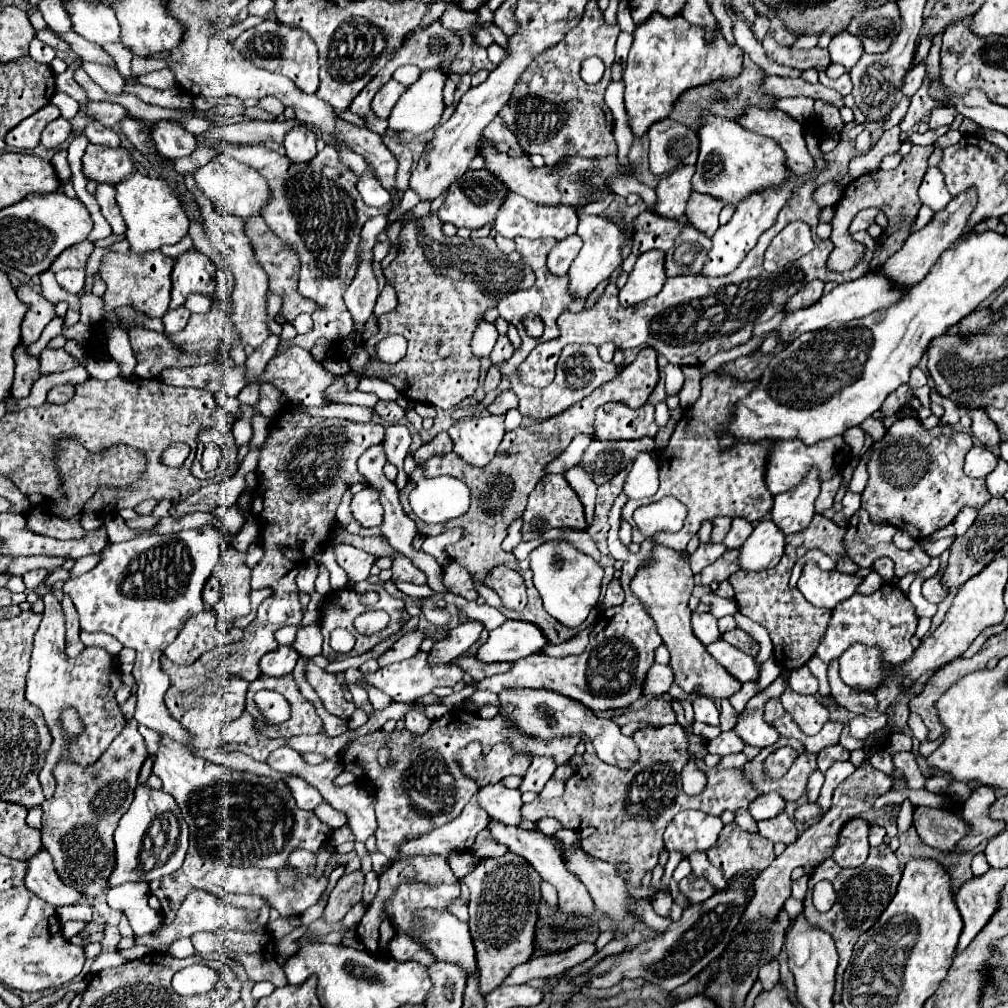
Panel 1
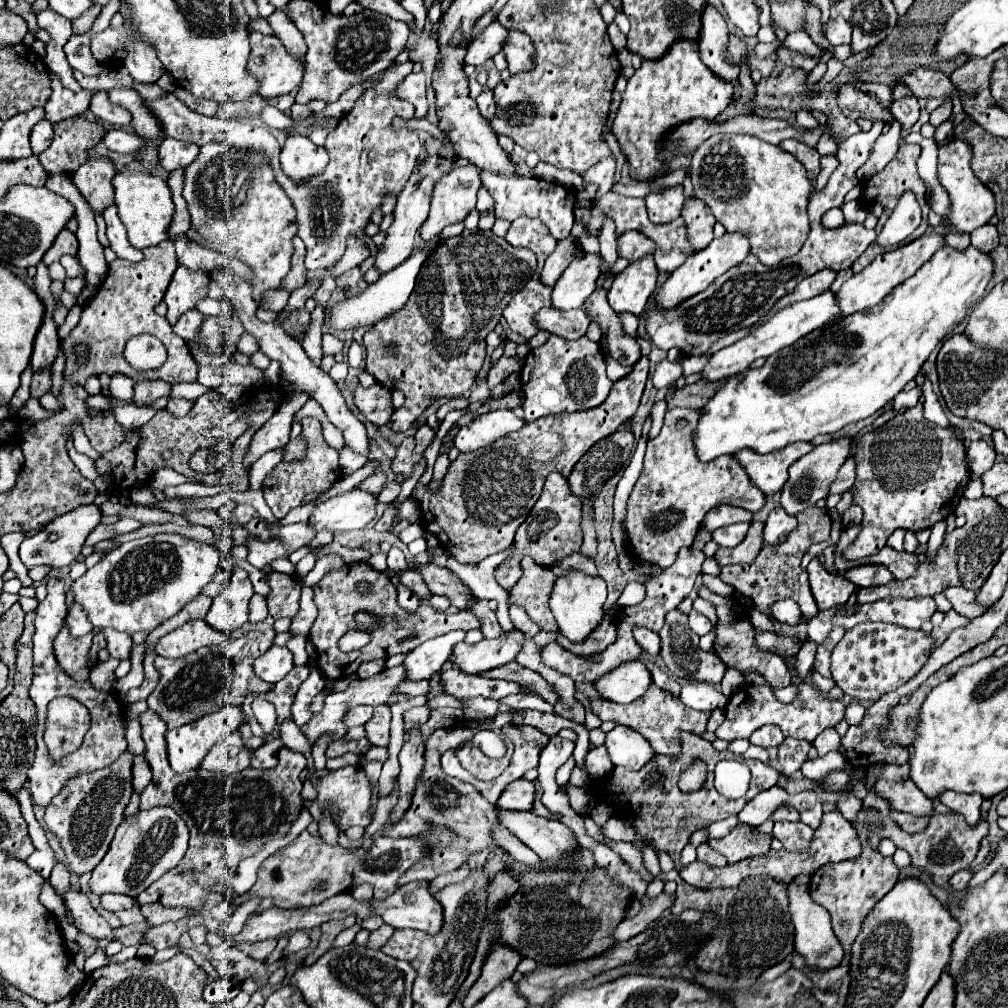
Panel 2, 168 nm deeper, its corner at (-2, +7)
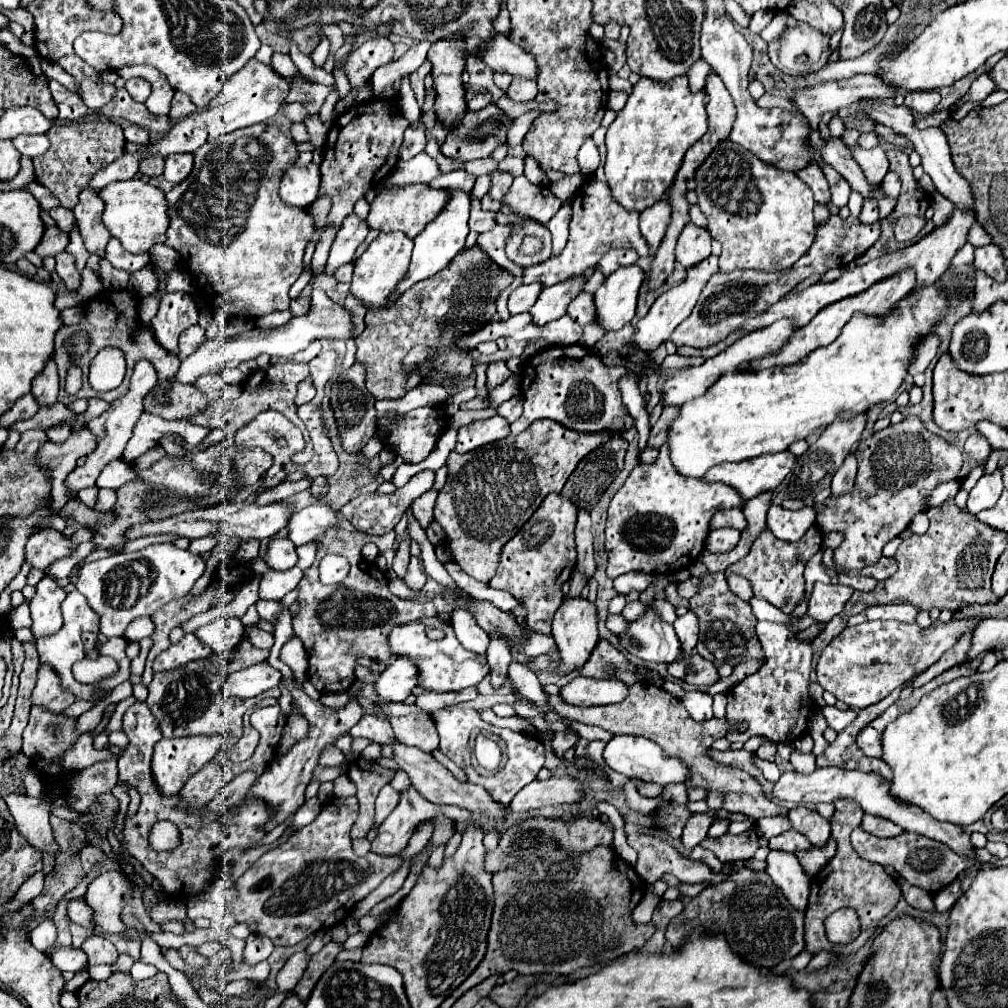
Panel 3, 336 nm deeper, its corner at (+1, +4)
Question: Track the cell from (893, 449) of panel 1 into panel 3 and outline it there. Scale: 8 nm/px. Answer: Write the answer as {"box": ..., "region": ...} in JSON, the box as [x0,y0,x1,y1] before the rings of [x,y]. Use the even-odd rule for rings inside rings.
{"box":[820,415,962,571],"region":[[[916,415],[860,441],[854,455],[858,459],[854,491],[842,497],[830,495],[820,511],[820,527],[824,533],[844,533],[844,541],[834,549],[834,565],[842,571],[874,565],[882,557],[882,547],[898,537],[918,513],[926,511],[930,493],[938,485],[958,479],[962,467],[962,451],[928,431]]]}

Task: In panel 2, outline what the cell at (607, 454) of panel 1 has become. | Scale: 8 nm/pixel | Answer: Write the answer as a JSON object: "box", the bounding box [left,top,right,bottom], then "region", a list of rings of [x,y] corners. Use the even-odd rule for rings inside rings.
{"box":[567,428,635,500],"region":[[[619,428],[611,436],[593,444],[567,478],[571,492],[581,500],[595,498],[605,482],[627,466],[633,446],[635,438],[627,428]]]}

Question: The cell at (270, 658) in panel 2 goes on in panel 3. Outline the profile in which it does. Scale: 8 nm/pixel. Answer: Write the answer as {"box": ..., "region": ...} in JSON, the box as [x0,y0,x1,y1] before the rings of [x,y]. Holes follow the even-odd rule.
{"box":[224,661,282,699],"region":[[[262,661],[238,673],[232,673],[224,683],[224,691],[232,697],[246,699],[246,697],[256,697],[270,687],[278,687],[280,681],[282,673],[274,669],[268,661]]]}

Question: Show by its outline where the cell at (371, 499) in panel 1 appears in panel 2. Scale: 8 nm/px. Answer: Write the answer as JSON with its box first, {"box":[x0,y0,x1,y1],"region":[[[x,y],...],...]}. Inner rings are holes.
{"box":[307,488,377,532],"region":[[[353,488],[349,492],[343,492],[319,502],[313,514],[309,516],[307,524],[315,532],[359,530],[359,528],[365,528],[373,520],[375,504],[377,500],[369,492]]]}

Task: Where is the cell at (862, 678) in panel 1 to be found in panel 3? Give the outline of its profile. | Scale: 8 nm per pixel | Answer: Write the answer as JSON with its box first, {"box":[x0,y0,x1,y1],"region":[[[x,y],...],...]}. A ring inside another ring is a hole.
{"box":[816,619,970,709],"region":[[[954,619],[952,623],[938,627],[930,625],[928,629],[922,629],[916,623],[906,625],[898,621],[866,621],[856,627],[846,627],[822,651],[816,665],[818,683],[846,705],[864,709],[890,695],[896,687],[924,673],[968,629],[970,619]]]}

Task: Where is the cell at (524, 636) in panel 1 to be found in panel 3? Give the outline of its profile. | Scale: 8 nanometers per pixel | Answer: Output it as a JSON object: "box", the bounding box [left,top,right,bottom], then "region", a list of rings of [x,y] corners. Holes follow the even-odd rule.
{"box":[390,619,490,691],"region":[[[434,619],[434,623],[414,621],[414,623],[394,627],[394,631],[390,633],[390,649],[396,655],[402,655],[402,657],[406,655],[406,657],[414,659],[414,663],[418,665],[418,671],[420,671],[420,685],[428,691],[460,691],[460,689],[466,689],[470,685],[478,685],[490,673],[488,661],[484,657],[478,657],[478,655],[472,655],[466,651],[458,643],[453,627],[444,621],[438,623],[438,619]],[[428,625],[442,629],[446,633],[446,637],[440,641],[428,639],[426,637]]]}

